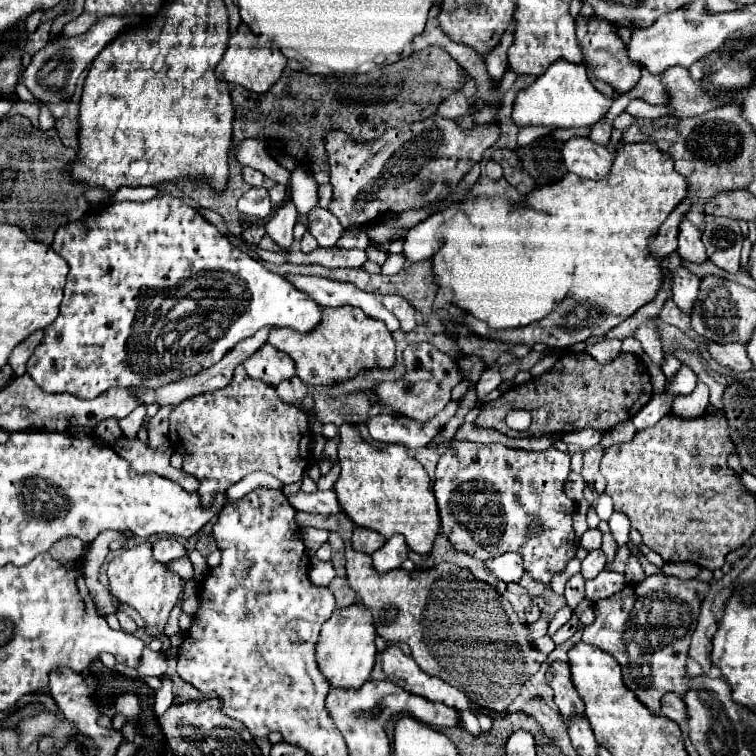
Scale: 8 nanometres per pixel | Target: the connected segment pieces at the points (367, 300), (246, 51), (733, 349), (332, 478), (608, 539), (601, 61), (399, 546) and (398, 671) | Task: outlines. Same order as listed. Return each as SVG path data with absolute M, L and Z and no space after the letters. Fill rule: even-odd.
M289 275L289 281L301 291L305 291L307 295L313 295L313 299L325 307L351 305L361 309L371 319L385 321L385 327L389 333L399 329L397 317L383 307L379 297L357 289L353 283L339 283L325 277L301 277L301 275Z
M241 25L237 29L237 33L229 39L229 47L227 47L223 59L219 61L219 65L215 67L215 75L217 75L217 79L223 79L227 83L245 87L247 91L267 93L279 81L285 65L287 65L287 57L281 51L261 47L259 43L255 43L255 35L251 33L251 29L247 25Z
M709 343L707 349L709 349L711 357L713 357L717 363L733 369L735 373L743 373L743 371L753 369L753 363L751 363L751 359L747 357L745 345L739 345L739 343L731 343L731 345Z
M331 467L331 471L327 473L327 475L323 475L319 481L317 481L317 487L319 489L323 489L323 491L327 491L327 489L333 489L333 485L335 485L335 481L337 481L337 477L339 477L339 467Z
M601 521L601 523L599 523L599 529L603 531L603 545L601 545L601 551L605 553L607 563L611 563L611 561L615 559L615 553L617 553L617 543L615 543L611 531L609 531L607 521Z
M577 17L575 19L575 29L577 29L577 41L583 49L585 55L585 63L593 69L593 73L597 75L599 81L609 83L619 95L631 91L641 77L641 69L637 63L631 63L631 59L627 57L627 49L625 43L617 37L617 27L603 21L603 19L585 19L585 17Z
M393 535L391 539L385 541L385 545L381 549L377 549L371 557L373 557L373 569L379 573L387 573L391 569L401 567L401 563L407 559L407 545L403 535Z
M391 643L387 645L387 649L383 653L377 655L375 659L375 667L373 667L373 673L371 673L371 679L373 681L381 681L381 679L389 679L389 681L395 681L399 687L403 687L405 691L413 693L413 695L419 695L419 697L425 697L429 701L437 701L437 703L445 703L447 707L453 707L457 711L471 711L475 715L479 715L479 711L471 705L471 701L467 699L467 695L451 685L447 685L445 681L441 681L439 677L429 677L427 673L423 673L419 669L419 665L413 661L407 645L399 645L399 643Z

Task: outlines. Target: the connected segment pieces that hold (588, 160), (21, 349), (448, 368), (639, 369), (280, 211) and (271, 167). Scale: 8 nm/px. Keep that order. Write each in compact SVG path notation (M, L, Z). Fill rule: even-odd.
M587 137L569 139L561 153L565 159L565 167L571 173L577 173L579 177L593 179L593 181L605 179L605 175L609 175L611 165L615 161L613 151L593 143Z
M33 333L33 335L29 335L27 341L19 343L19 345L13 349L13 353L11 353L11 357L9 357L9 365L11 365L11 369L13 369L15 375L25 375L27 359L33 355L35 345L39 345L39 343L41 343L41 337Z
M431 343L409 345L403 351L403 361L407 367L405 377L401 381L381 383L375 387L373 393L377 395L381 405L391 407L393 411L415 421L429 421L449 403L451 389L461 381L461 373L457 371L455 361L449 355L437 351Z
M569 353L561 357L549 373L535 377L523 385L515 385L499 399L481 407L475 425L485 429L497 429L509 437L541 437L549 433L571 433L581 429L611 431L615 425L629 421L641 411L653 397L653 385L647 373L647 365L631 353L619 353L615 361L601 365L587 353ZM513 409L525 409L533 421L527 431L513 431L505 425L505 417Z
M287 201L287 203L283 203L281 207L275 209L273 217L265 225L265 231L279 247L289 251L291 245L293 245L293 225L295 225L295 221L297 221L295 205L291 201Z
M245 139L239 145L233 147L235 149L235 157L243 167L251 167L255 171L261 171L265 177L277 181L277 183L289 183L289 171L283 169L265 149L263 143L259 143L257 139Z

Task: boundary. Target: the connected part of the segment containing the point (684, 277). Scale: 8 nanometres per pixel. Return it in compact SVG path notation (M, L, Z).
M677 267L673 271L673 301L681 311L691 311L699 295L699 285L701 279L689 273L685 267Z

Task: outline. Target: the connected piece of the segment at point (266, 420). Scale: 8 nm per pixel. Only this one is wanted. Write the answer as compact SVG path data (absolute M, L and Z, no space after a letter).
M239 365L231 385L195 395L171 411L169 443L183 455L183 471L199 479L201 501L209 507L217 491L229 489L253 471L271 473L285 485L301 481L309 465L311 437L301 433L299 425L309 425L307 413L281 401L267 383L247 377Z

